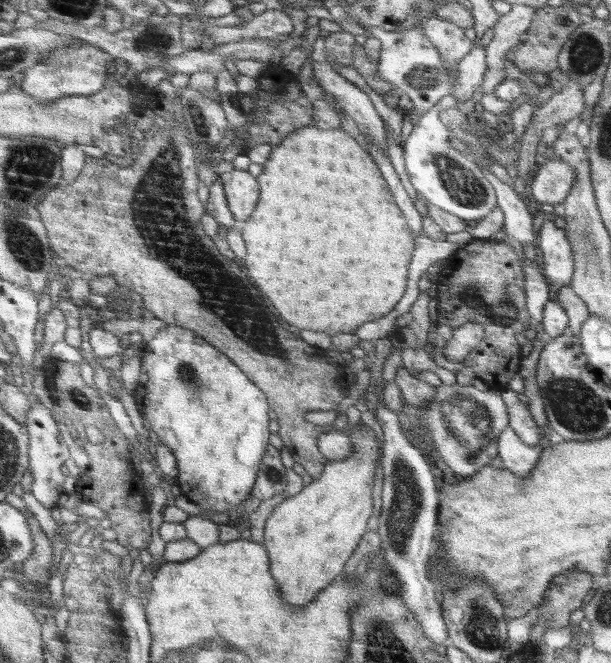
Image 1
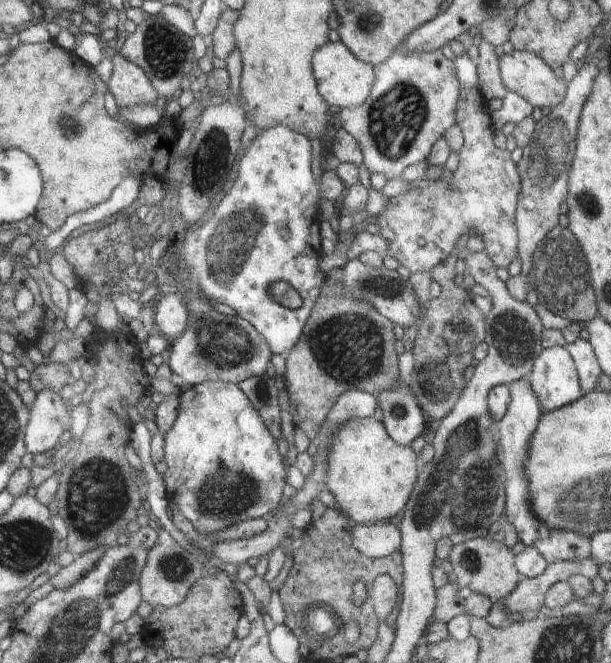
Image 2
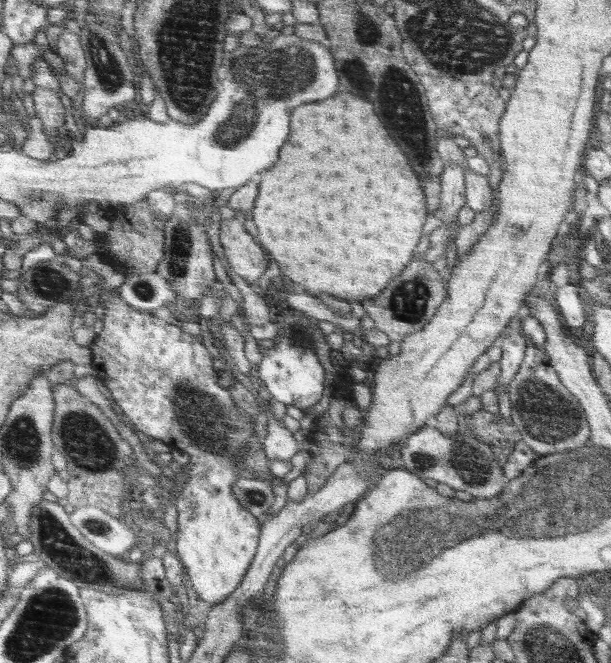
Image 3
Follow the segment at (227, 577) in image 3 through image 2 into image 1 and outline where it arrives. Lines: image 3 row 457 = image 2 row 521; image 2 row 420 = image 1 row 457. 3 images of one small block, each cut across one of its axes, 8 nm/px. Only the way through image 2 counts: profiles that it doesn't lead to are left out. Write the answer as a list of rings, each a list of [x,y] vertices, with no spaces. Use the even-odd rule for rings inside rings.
[[[167,325],[144,344],[135,400],[142,405],[141,412],[152,431],[176,456],[179,471],[176,484],[182,494],[200,508],[235,515],[256,482],[264,451],[274,444],[274,440],[270,440],[270,436],[274,436],[274,432],[270,432],[270,420],[274,420],[274,416],[270,416],[268,398],[221,349],[196,332]]]

